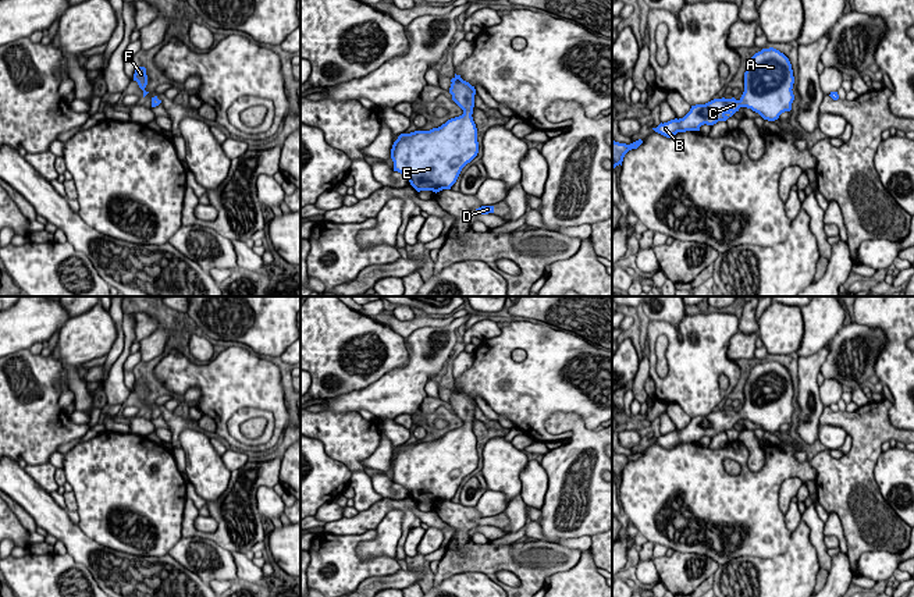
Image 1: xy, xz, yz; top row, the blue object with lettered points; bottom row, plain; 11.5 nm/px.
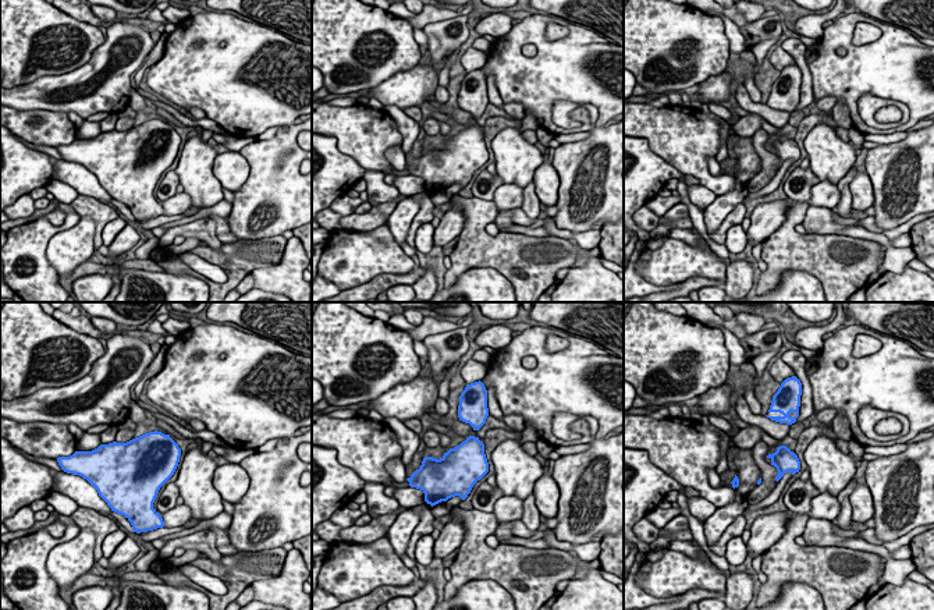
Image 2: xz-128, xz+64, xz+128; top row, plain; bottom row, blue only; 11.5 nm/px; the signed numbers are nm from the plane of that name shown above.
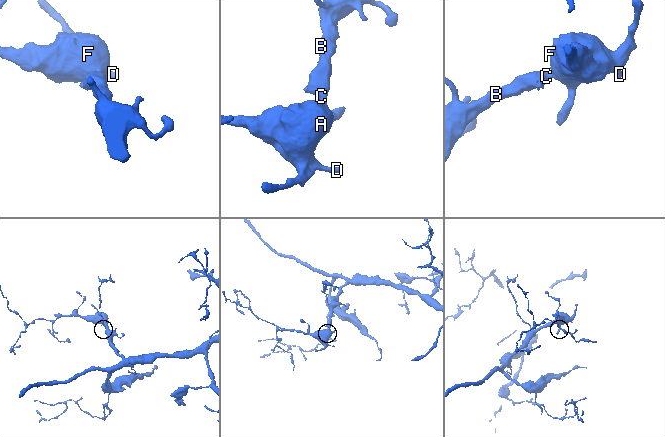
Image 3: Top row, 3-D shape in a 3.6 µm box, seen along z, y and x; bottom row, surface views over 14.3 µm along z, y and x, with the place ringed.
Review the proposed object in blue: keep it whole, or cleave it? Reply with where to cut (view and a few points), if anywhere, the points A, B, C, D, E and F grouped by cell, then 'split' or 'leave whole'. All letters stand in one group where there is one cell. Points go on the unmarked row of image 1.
cut none; groups A B C D E F; leave whole

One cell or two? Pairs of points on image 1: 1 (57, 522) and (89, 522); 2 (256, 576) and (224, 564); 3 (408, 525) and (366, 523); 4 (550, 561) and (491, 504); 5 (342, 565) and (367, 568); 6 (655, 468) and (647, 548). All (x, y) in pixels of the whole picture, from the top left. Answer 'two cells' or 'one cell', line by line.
1: two cells
2: two cells
3: one cell
4: two cells
5: one cell
6: two cells

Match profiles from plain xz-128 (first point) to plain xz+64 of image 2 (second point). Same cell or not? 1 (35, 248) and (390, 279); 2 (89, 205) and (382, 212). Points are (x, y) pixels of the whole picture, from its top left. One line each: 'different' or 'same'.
1: different
2: same

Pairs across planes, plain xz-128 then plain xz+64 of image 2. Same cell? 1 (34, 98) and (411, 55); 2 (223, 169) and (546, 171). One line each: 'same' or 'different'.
1: different
2: same

